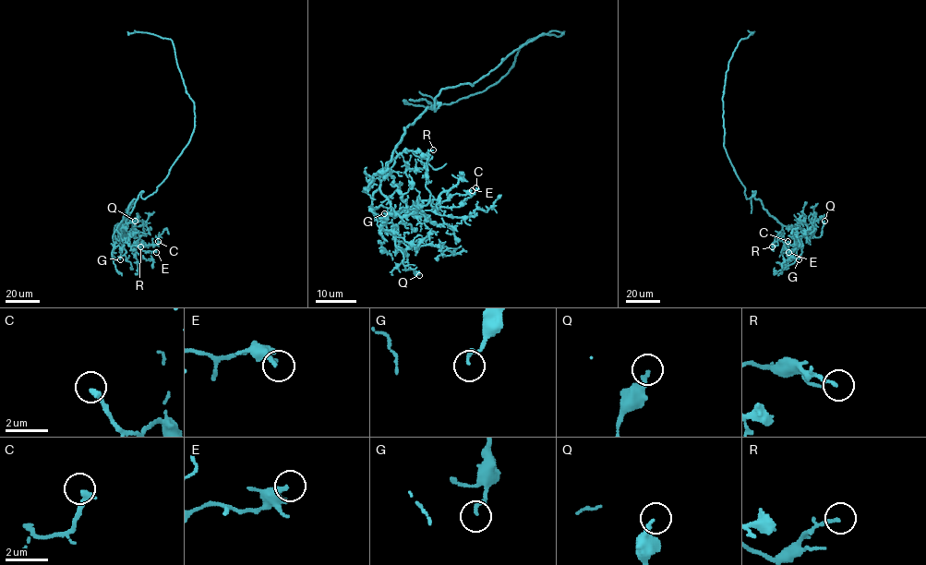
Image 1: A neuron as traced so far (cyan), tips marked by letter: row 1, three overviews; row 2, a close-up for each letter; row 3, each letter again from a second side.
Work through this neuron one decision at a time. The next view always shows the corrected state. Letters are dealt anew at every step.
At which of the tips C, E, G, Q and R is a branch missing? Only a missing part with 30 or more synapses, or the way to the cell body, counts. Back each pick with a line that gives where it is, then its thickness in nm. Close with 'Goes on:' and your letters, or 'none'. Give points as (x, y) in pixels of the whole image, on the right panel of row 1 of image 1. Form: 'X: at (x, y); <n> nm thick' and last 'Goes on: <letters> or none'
Goes on: none

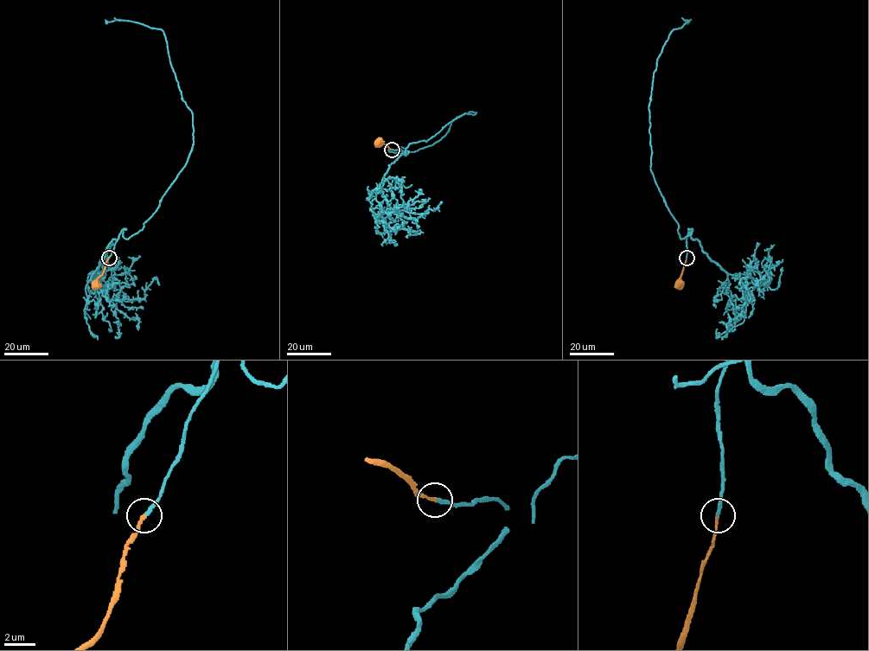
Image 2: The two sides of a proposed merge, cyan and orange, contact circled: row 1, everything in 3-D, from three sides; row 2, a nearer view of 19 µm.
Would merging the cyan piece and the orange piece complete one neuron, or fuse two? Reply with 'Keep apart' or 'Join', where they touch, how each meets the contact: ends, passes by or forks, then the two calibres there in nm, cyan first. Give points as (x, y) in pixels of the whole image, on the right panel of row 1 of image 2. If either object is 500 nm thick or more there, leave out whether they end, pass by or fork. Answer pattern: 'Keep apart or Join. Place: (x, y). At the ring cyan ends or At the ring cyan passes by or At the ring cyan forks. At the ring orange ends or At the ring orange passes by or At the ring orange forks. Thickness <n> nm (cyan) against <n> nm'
Join. Place: (686, 258). At the ring cyan ends. At the ring orange ends. Thickness 200 nm (cyan) against 180 nm

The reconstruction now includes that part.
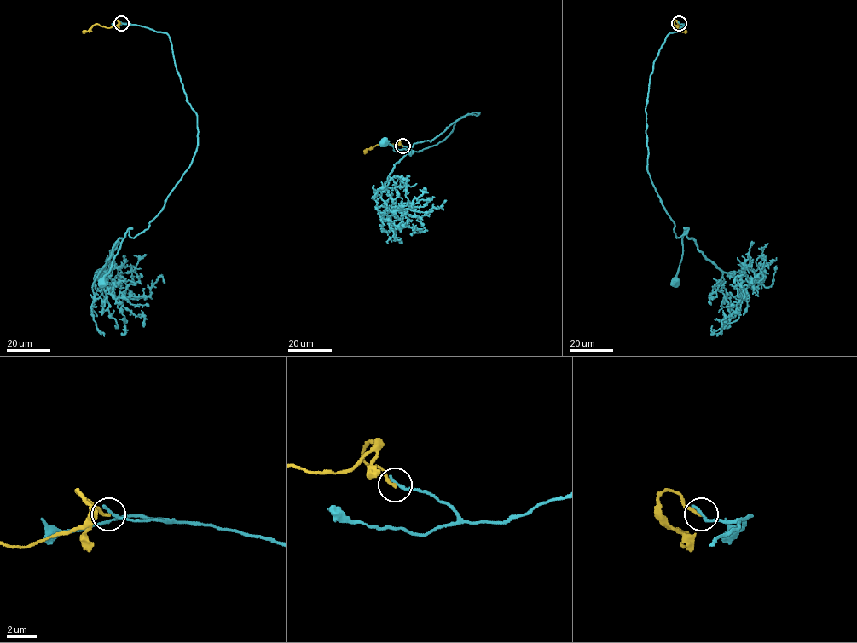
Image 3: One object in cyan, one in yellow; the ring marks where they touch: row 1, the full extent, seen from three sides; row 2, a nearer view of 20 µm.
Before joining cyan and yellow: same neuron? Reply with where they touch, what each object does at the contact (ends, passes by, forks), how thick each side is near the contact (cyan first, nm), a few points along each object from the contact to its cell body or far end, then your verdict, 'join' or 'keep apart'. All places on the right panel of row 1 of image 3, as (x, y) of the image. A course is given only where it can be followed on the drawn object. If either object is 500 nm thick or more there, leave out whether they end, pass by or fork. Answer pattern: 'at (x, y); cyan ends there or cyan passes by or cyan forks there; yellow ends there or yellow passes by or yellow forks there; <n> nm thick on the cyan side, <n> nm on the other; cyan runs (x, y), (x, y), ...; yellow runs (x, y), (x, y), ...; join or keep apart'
at (679, 23); cyan ends there; yellow ends there; 200 nm thick on the cyan side, 190 nm on the other; cyan runs (680, 23), (685, 25), (668, 35), (653, 64), (645, 108), (647, 172), (676, 238), (688, 229), (676, 283); yellow runs (680, 23), (674, 20), (676, 27), (678, 24), (682, 31), (686, 31); keep apart

